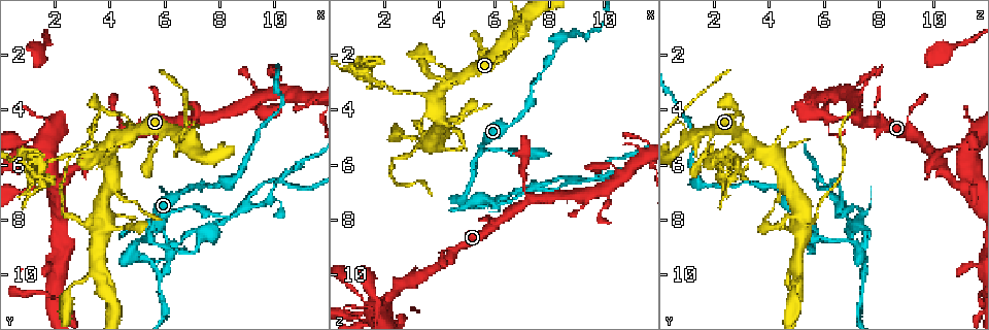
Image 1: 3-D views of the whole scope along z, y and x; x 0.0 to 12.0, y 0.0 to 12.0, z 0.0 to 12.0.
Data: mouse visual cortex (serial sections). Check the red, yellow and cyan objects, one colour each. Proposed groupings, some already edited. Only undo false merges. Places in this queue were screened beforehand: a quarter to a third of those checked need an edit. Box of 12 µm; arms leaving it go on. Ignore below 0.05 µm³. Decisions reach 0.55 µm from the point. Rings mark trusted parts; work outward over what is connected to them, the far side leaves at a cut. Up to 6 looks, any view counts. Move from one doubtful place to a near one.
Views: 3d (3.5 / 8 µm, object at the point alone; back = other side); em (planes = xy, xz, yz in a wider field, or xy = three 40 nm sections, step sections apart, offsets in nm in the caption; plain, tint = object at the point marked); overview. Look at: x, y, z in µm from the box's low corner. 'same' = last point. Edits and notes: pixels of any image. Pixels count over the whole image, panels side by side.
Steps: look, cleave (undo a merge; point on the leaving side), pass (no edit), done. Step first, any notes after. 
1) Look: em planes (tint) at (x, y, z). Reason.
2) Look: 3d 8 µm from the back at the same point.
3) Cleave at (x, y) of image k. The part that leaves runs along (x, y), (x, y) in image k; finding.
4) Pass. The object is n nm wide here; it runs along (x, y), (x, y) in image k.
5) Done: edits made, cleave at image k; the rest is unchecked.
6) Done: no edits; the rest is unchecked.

Look: 3d 3.5 µm at (1.4, 5.3, 11.1). Sharp bend.

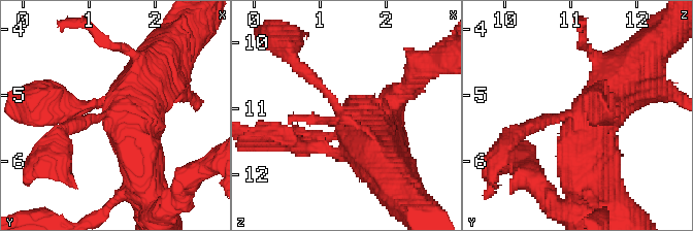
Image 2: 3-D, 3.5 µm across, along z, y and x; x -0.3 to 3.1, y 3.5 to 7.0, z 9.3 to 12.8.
Look: em xy step 2 (tint) at (1.45, 5.30, 11.15). 4 arms meet here; the arms are 150, 200, 600, 700 nm wide.

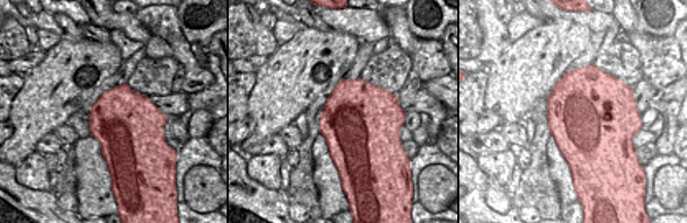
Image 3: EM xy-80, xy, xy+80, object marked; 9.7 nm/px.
Pass. It runs along (375, 123), (351, 121), (303, 70) in image 2; one cell here.

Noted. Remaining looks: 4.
Look: 3d 3.5 µm at (5.5, 8.6, 5.5). Three-way junction.

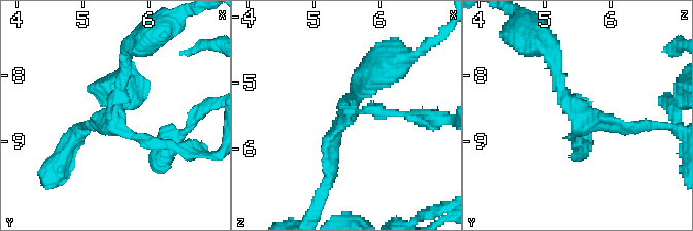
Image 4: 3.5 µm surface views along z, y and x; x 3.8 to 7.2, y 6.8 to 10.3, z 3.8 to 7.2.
Look: em xy step 5 (tint) at (5.40, 8.65, 5.60). 3 arms meet here; the arms are 150, 150, 200 nm wide; need the tissue.

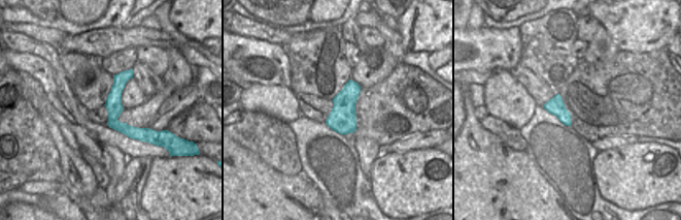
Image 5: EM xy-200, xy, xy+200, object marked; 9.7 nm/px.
Pass. It runs along (551, 62), (585, 123), (646, 126) in image 4; all the same cell.

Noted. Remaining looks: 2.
Look: 3d 3.5 µm at (5.5, 9.6, 7.5). Arms part here.

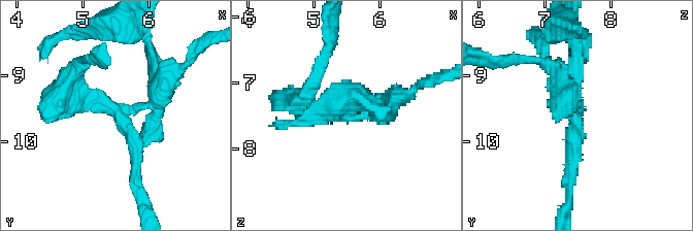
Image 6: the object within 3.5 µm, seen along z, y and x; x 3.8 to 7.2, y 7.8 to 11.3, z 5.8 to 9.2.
Look: em xy step 3 (tint) at (5.55, 9.50, 7.55). Need the tissue.

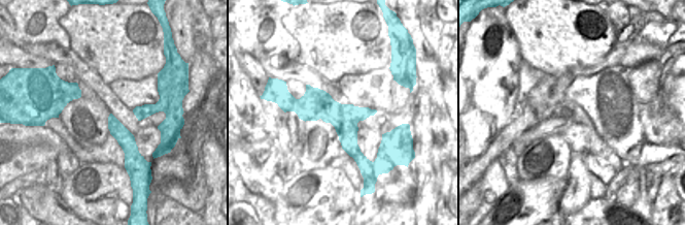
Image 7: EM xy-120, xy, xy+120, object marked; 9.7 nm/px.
Cleave at (155, 99) of image 6. The object is 280 nm wide here; the part that leaves runs along (124, 107), (150, 104), (191, 57) in image 6; a second cell is stuck on.

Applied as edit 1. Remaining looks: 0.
Done: edits made, cleave at image 6; the rest is unchecked.

